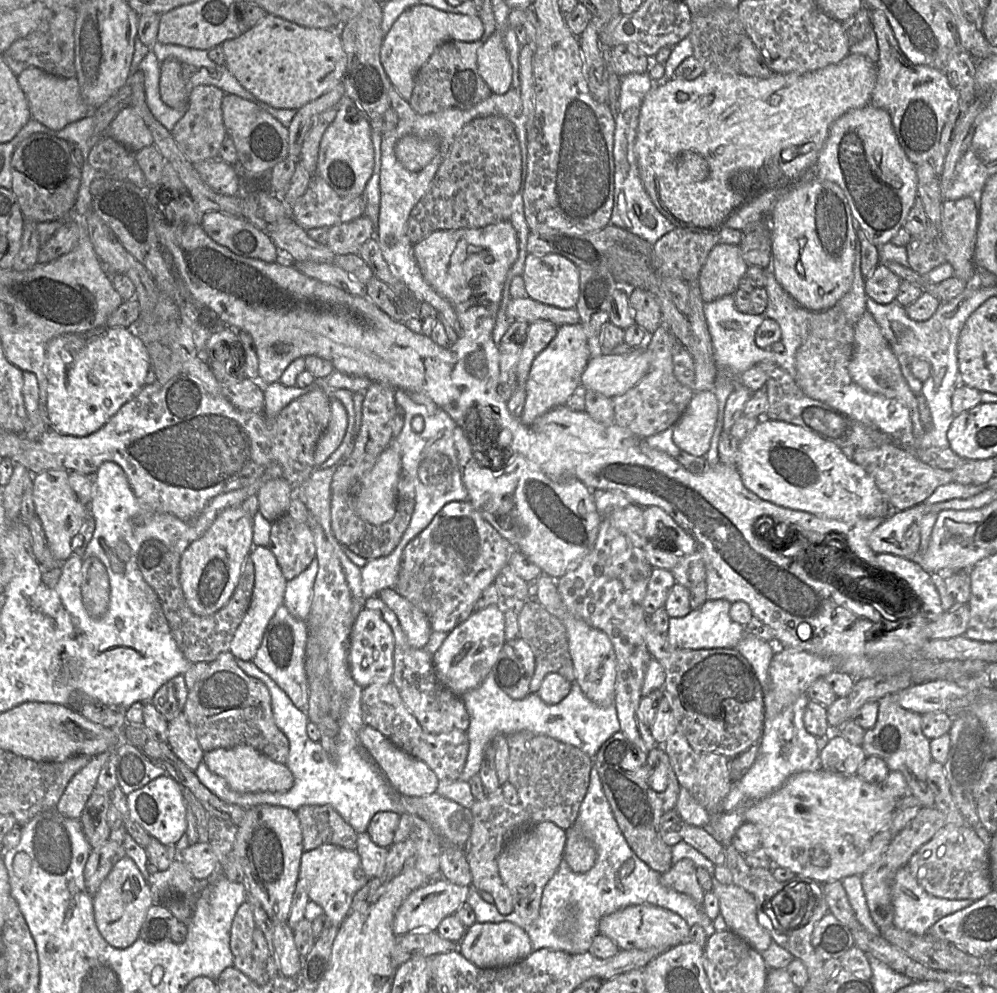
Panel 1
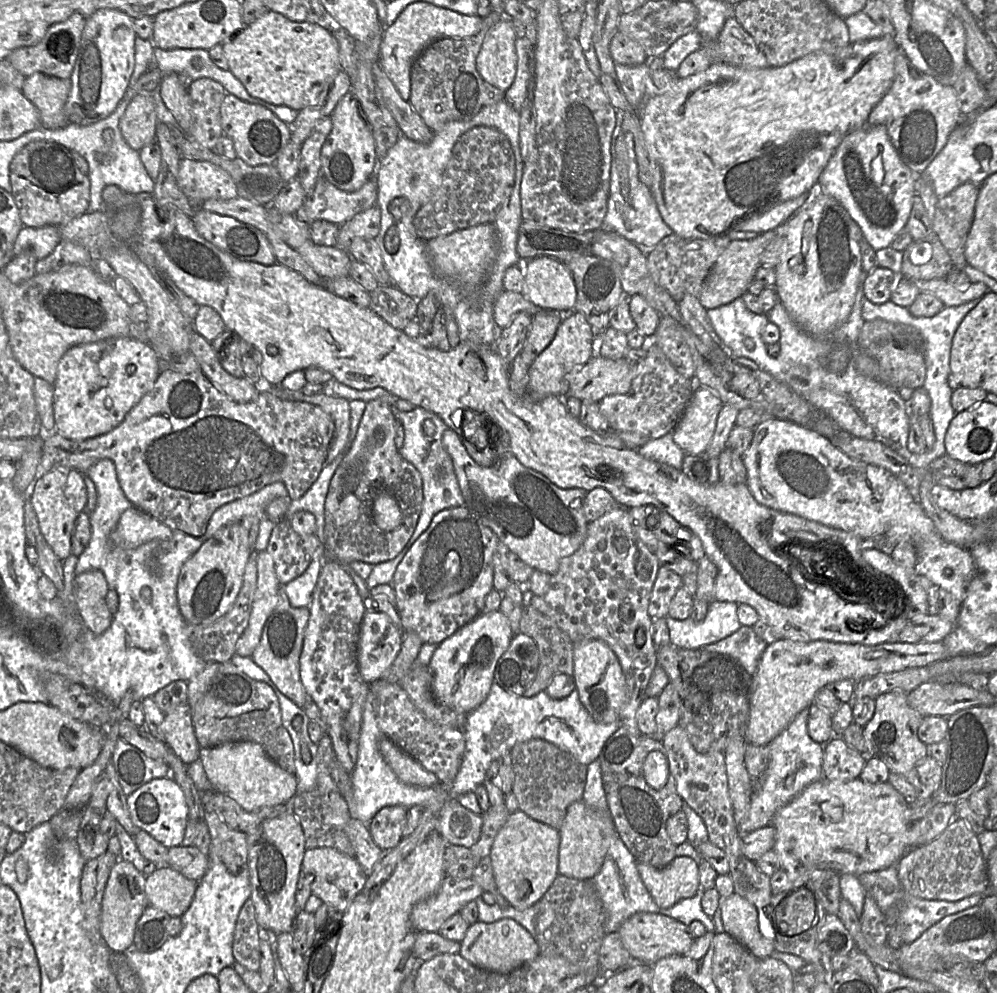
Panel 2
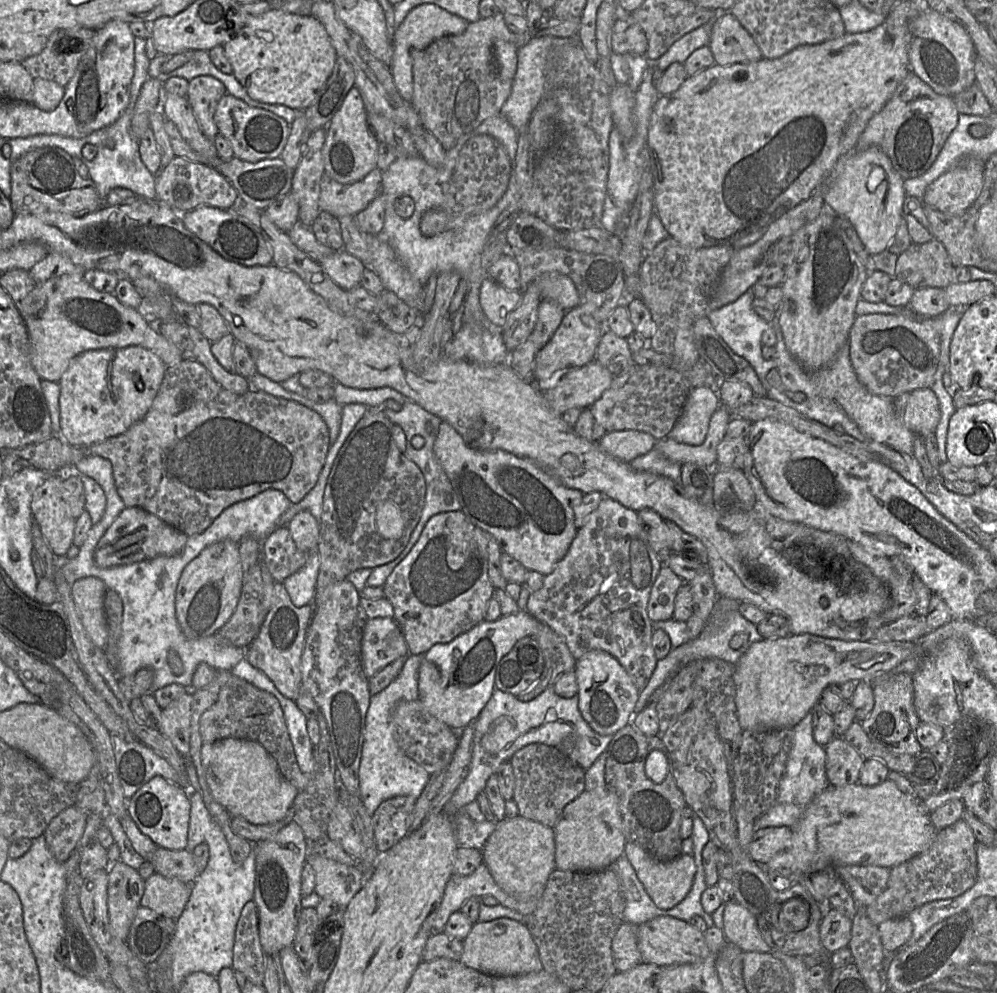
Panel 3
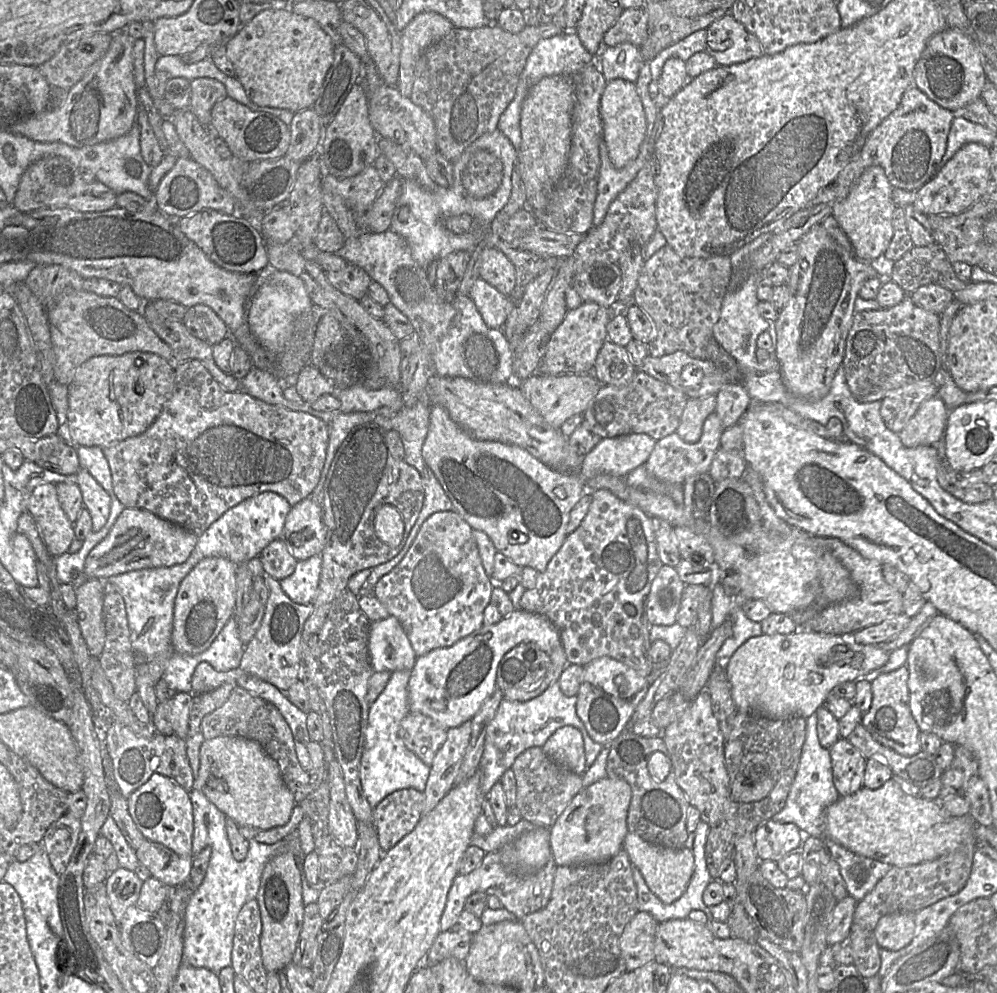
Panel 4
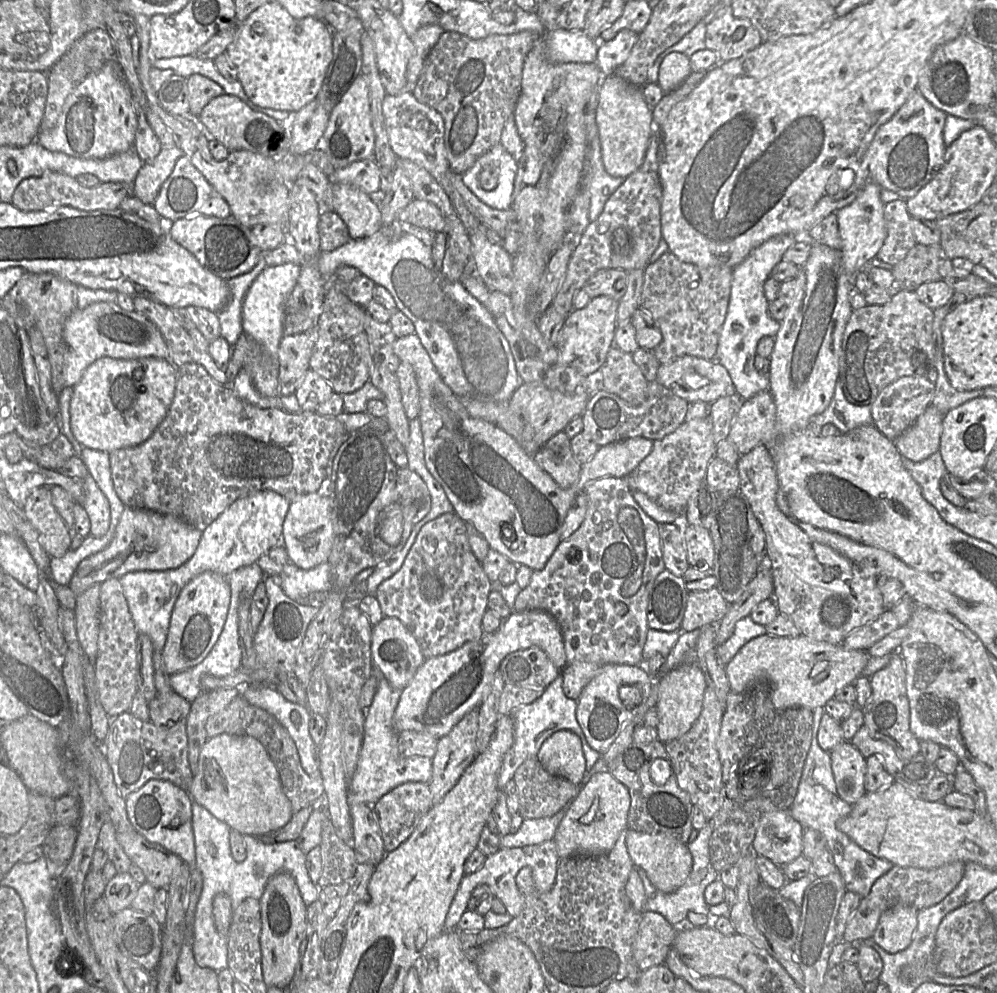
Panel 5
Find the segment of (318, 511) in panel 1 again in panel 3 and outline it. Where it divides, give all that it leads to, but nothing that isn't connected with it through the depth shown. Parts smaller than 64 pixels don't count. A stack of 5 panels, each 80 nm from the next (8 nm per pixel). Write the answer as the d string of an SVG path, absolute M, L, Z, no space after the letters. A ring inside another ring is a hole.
M337 454L331 463L324 463L318 481L313 489L299 503L290 504L289 508L280 517L278 526L286 526L297 513L302 511L310 512L319 522L320 526L324 490L336 456Z

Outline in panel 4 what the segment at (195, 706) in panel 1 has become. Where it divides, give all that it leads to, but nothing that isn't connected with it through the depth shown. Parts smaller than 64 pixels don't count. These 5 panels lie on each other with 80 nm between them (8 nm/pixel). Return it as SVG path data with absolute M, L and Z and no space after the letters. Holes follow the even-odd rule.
M238 685L221 707L202 719L201 730L205 740L218 736L237 736L257 741L278 763L282 779L293 794L296 804L318 789L326 779L326 766L320 743L309 742L307 749L312 768L305 771L298 761L292 732L276 706Z

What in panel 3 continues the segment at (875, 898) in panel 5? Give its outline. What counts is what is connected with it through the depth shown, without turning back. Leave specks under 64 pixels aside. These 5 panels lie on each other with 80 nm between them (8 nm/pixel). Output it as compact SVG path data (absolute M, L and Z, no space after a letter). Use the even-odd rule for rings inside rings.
M960 819L938 832L931 846L923 853L890 869L886 889L870 905L866 906L866 915L874 925L902 916L907 916L914 909L935 900L955 898L969 890L977 880L977 840L970 826Z

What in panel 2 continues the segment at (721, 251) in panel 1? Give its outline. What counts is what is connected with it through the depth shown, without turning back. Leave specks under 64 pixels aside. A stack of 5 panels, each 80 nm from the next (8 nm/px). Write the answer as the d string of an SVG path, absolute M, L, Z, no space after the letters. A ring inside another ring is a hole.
M769 230L749 240L729 241L702 285L698 295L700 304L706 310L714 309L741 297L754 280L755 272L760 266L760 255L774 236L775 231Z

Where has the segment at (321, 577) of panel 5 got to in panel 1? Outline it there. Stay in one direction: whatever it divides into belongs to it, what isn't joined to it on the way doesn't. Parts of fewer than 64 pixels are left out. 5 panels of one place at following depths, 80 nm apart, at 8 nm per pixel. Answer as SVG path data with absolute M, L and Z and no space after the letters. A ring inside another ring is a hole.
M315 556L303 572L286 583L283 605L299 620L306 621L309 615L317 573L318 560Z

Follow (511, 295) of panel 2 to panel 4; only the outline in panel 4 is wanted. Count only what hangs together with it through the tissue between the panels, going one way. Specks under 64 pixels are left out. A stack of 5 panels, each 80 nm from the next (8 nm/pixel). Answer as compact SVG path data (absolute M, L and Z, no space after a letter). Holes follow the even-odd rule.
M480 277L472 285L469 296L490 328L502 329L517 304L511 296L502 294Z

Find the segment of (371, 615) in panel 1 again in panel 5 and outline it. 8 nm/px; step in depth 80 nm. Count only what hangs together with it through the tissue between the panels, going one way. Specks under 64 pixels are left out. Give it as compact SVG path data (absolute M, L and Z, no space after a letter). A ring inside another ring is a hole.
M384 617L371 632L372 662L394 688L403 690L425 661L420 646L411 632L395 617Z

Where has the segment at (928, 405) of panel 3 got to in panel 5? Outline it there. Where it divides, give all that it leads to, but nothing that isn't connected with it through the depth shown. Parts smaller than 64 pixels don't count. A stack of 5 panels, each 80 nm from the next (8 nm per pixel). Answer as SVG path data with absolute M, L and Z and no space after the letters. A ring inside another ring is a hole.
M932 404L894 441L903 458L913 462L938 451L944 415Z

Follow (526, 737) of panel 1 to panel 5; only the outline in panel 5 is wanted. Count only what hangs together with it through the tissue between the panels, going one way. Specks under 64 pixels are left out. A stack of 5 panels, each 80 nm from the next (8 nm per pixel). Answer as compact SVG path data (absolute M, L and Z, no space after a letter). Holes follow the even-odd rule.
M536 756L526 759L515 771L513 779L523 819L552 816L567 808L578 794L577 785L547 772Z

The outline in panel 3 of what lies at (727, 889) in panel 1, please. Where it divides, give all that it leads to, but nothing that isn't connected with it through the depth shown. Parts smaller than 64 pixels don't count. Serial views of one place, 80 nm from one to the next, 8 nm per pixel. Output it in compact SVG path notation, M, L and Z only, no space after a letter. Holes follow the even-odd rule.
M737 901L727 902L723 913L723 933L726 940L743 952L770 953L770 946L762 938L755 916Z

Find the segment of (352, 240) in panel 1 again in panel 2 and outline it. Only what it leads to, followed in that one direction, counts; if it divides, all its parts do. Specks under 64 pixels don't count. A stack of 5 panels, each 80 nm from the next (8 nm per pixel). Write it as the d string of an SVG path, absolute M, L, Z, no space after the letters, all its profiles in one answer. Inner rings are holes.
M377 204L360 212L341 224L337 236L337 247L347 251L356 237L375 239L380 232L381 211Z

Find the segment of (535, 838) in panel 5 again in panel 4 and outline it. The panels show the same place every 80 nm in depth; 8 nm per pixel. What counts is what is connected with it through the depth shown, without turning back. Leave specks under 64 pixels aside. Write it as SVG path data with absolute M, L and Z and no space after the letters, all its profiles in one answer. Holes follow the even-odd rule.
M521 819L516 825L500 826L493 828L493 831L488 835L481 836L474 833L470 845L477 846L486 853L500 850L502 847L512 843L522 833L536 827L530 821Z

